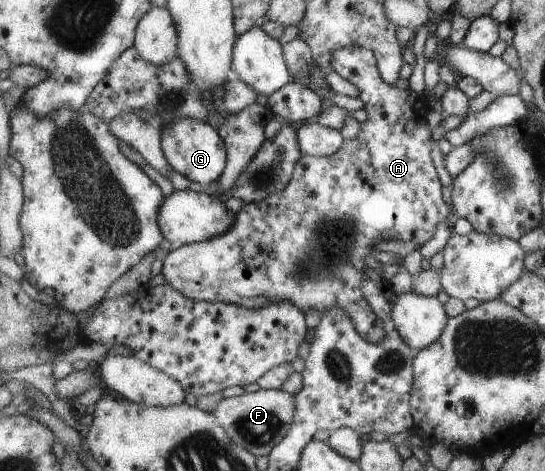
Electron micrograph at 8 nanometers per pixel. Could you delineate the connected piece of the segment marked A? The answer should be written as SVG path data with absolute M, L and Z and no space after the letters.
M358 45L344 47L336 51L332 64L336 72L352 81L361 90L359 97L365 102L365 109L368 111L369 117L365 123L361 123L361 132L358 136L352 140L345 140L340 150L337 150L332 156L302 156L296 165L296 170L290 184L281 194L273 194L260 202L244 203L236 214L234 227L230 227L229 231L199 243L180 246L175 251L169 252L165 258L162 274L166 280L166 285L172 285L177 291L184 294L185 297L195 301L234 303L249 309L260 309L271 304L280 304L282 301L288 301L295 304L300 310L303 310L305 314L309 310L317 310L325 315L335 308L345 309L351 316L351 321L355 324L356 330L367 341L379 343L385 337L385 322L373 311L372 305L364 294L363 286L344 285L342 281L344 274L338 274L338 272L342 272L342 266L346 266L346 268L350 266L354 272L360 272L360 276L366 276L364 271L368 268L369 255L373 251L372 245L376 244L376 242L384 242L384 240L410 240L419 246L426 244L436 234L439 222L447 222L450 215L453 214L453 207L448 206L448 202L444 200L444 186L440 182L438 170L436 170L434 160L432 160L432 132L428 128L428 120L426 120L426 114L428 114L426 95L423 92L414 92L414 90L408 88L398 89L394 85L389 85L381 75L376 53Z

